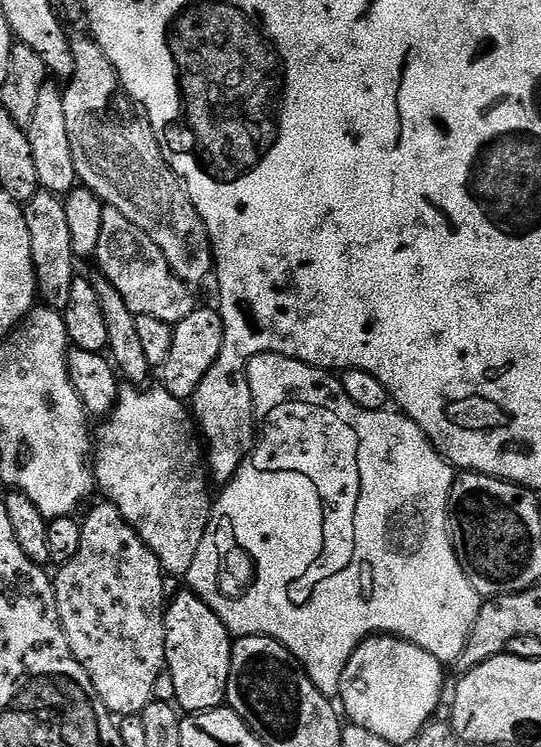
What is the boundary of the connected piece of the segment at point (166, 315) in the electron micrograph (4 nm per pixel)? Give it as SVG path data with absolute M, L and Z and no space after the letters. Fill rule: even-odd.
M105 207L102 214L102 234L98 237L94 263L100 267L99 275L111 282L114 290L118 290L118 294L122 296L122 302L126 302L126 306L136 317L158 318L174 326L193 310L194 301L188 293L191 292L189 285L173 276L164 256L155 246L144 248L143 243L145 241L137 235L123 214Z

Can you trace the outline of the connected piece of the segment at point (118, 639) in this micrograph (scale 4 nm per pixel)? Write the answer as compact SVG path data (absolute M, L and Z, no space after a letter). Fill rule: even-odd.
M100 502L97 508L90 509L88 517L83 517L80 529L82 546L78 554L74 554L70 562L59 565L57 572L60 573L54 576L60 625L72 657L84 667L97 698L108 707L109 712L120 718L138 716L153 700L158 674L166 670L166 599L163 596L166 573L146 542L142 542L142 538L112 504Z

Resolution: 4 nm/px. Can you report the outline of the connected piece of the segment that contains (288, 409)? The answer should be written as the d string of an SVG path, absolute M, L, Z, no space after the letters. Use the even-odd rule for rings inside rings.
M260 352L254 359L248 362L246 369L248 373L248 385L250 386L250 394L252 395L252 407L254 409L254 420L258 425L258 443L251 449L250 455L241 464L236 472L236 477L229 480L223 485L221 496L215 497L212 506L212 517L208 520L208 529L202 538L202 546L198 546L198 554L194 558L194 566L190 566L186 577L186 584L191 591L196 593L198 598L202 598L202 602L206 602L206 606L210 606L210 610L214 610L214 614L218 614L218 618L222 618L222 622L227 626L228 631L233 637L242 636L268 636L272 640L277 640L282 646L286 646L286 650L299 662L301 668L308 677L314 682L314 686L322 695L329 698L336 698L340 695L340 683L342 682L342 670L346 670L346 662L350 662L350 658L354 654L354 650L362 641L374 635L396 636L399 640L408 640L414 646L418 646L422 650L426 650L435 660L441 664L451 665L462 654L462 650L466 646L466 638L470 634L470 630L474 626L474 622L480 613L480 605L482 597L480 593L474 590L474 586L466 578L466 574L462 570L462 566L456 557L456 551L452 545L452 535L448 532L448 499L452 493L452 482L454 479L454 469L439 452L435 446L428 440L427 434L419 428L409 416L404 415L399 410L385 410L383 412L371 412L370 410L362 410L358 406L354 406L354 402L350 402L350 398L346 398L346 390L342 390L339 379L331 371L315 368L309 364L304 364L301 360L291 360L289 356L279 356L273 352Z

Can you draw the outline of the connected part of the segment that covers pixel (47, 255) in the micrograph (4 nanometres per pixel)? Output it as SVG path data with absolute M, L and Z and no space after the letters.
M39 191L23 205L26 230L30 234L30 254L36 271L36 291L49 308L70 306L70 286L78 279L78 258L70 242L70 226L66 223L64 201L53 192Z

